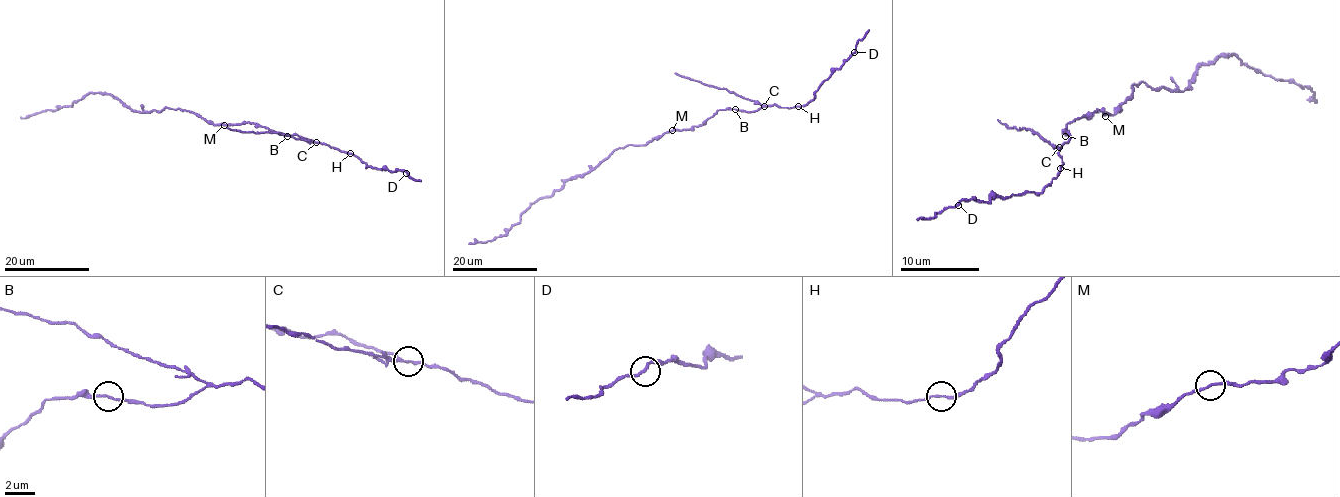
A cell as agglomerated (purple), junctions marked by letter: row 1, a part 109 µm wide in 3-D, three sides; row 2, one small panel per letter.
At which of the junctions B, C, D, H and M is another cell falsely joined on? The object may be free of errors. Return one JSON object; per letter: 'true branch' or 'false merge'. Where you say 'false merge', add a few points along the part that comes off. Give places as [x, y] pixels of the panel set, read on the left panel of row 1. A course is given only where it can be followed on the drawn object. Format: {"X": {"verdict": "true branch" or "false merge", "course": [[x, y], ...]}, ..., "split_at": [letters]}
{"B": {"verdict": "true branch"}, "C": {"verdict": "false merge", "course": [[316, 142], [286, 134], [227, 128]]}, "D": {"verdict": "true branch"}, "H": {"verdict": "true branch"}, "M": {"verdict": "true branch"}, "split_at": ["C"]}

